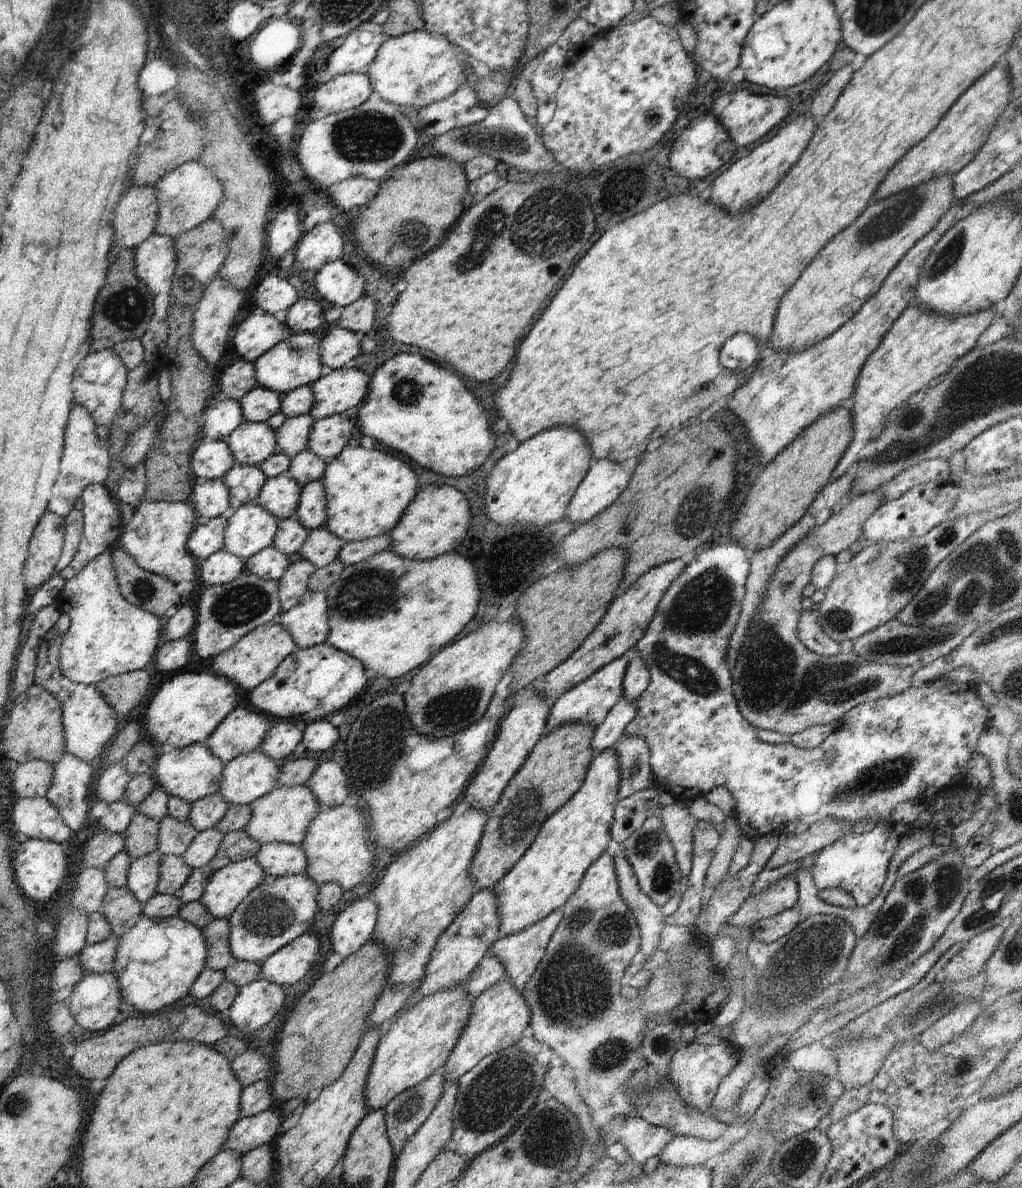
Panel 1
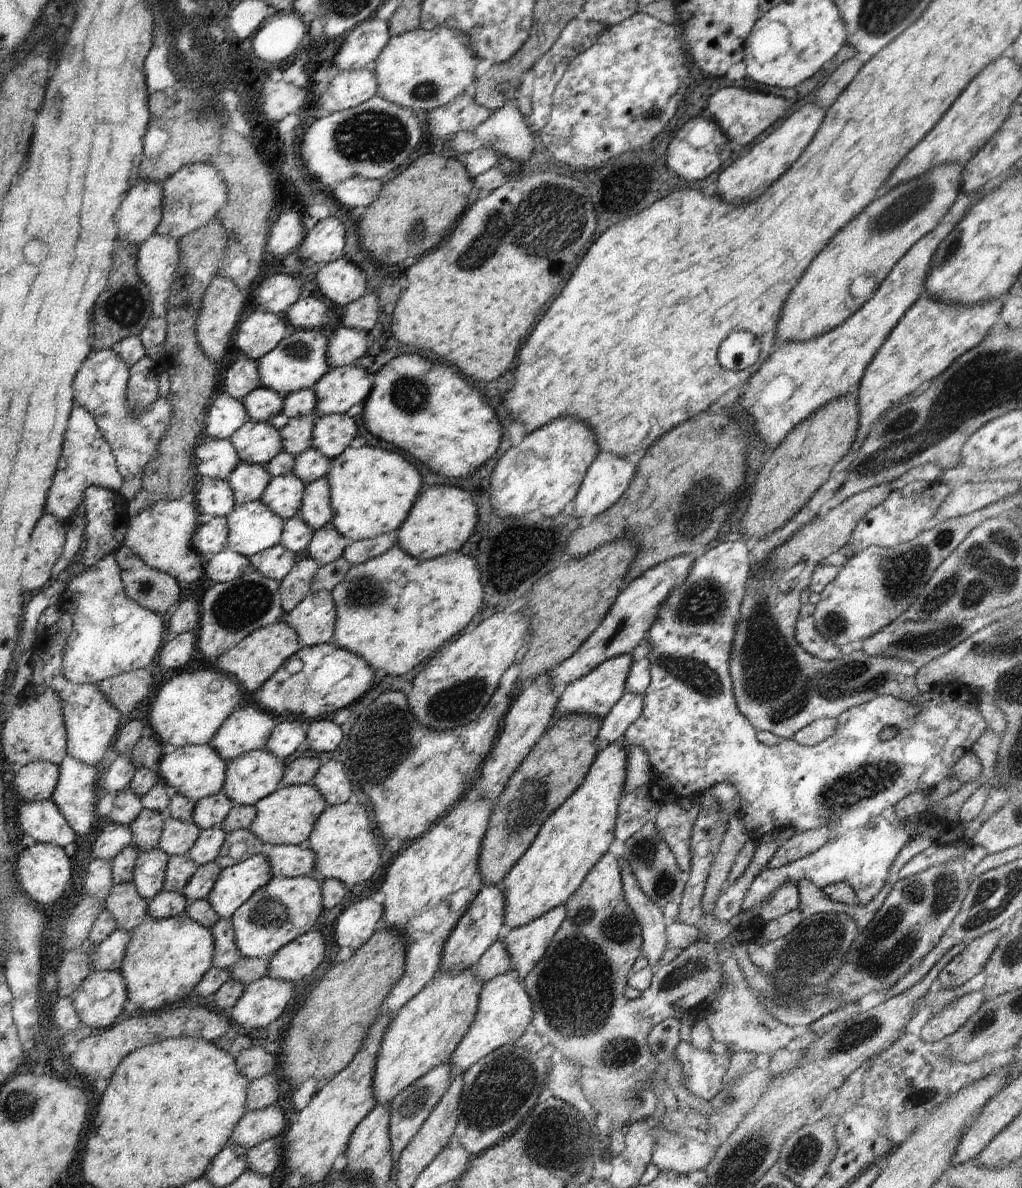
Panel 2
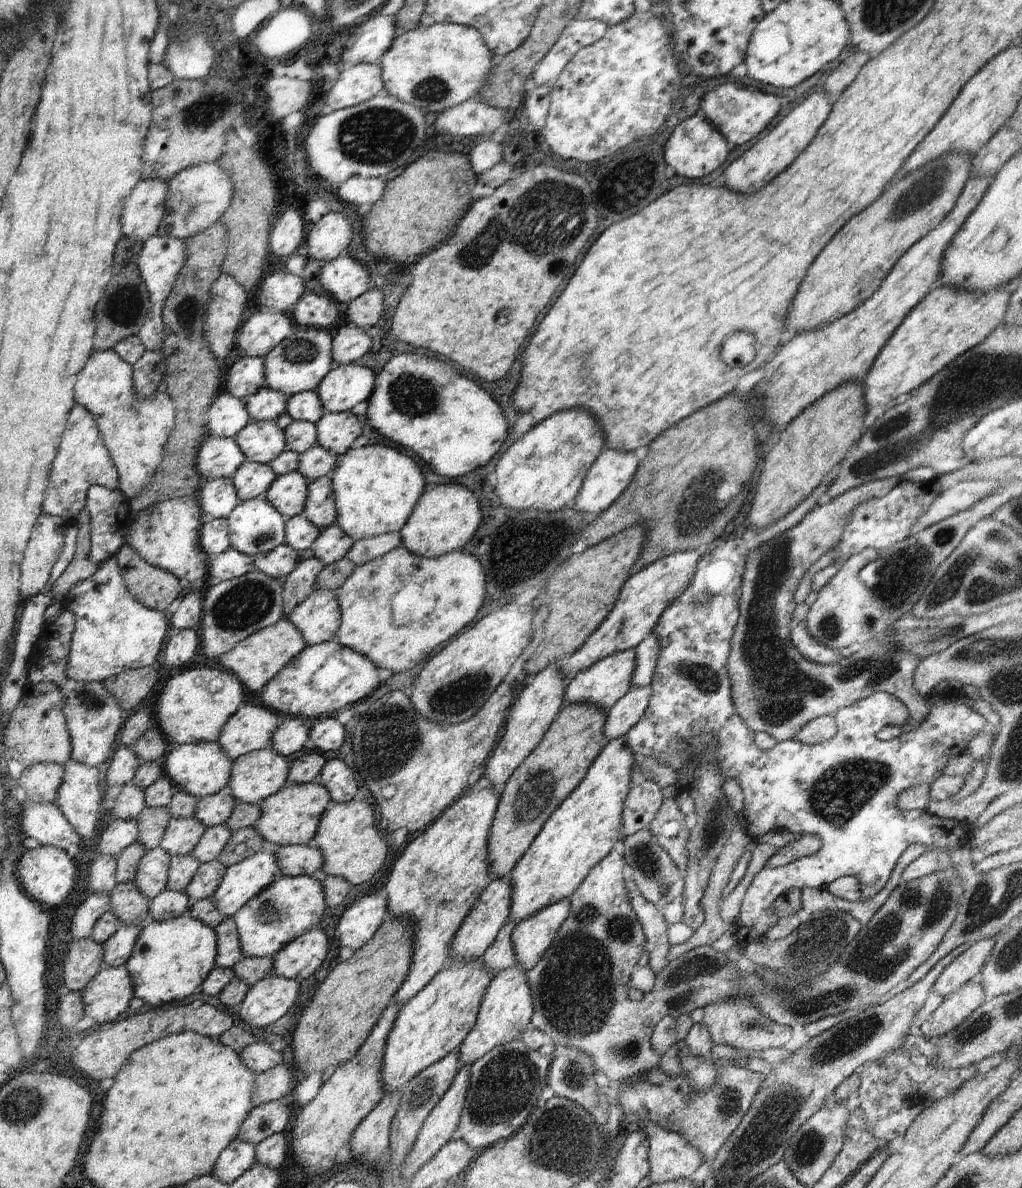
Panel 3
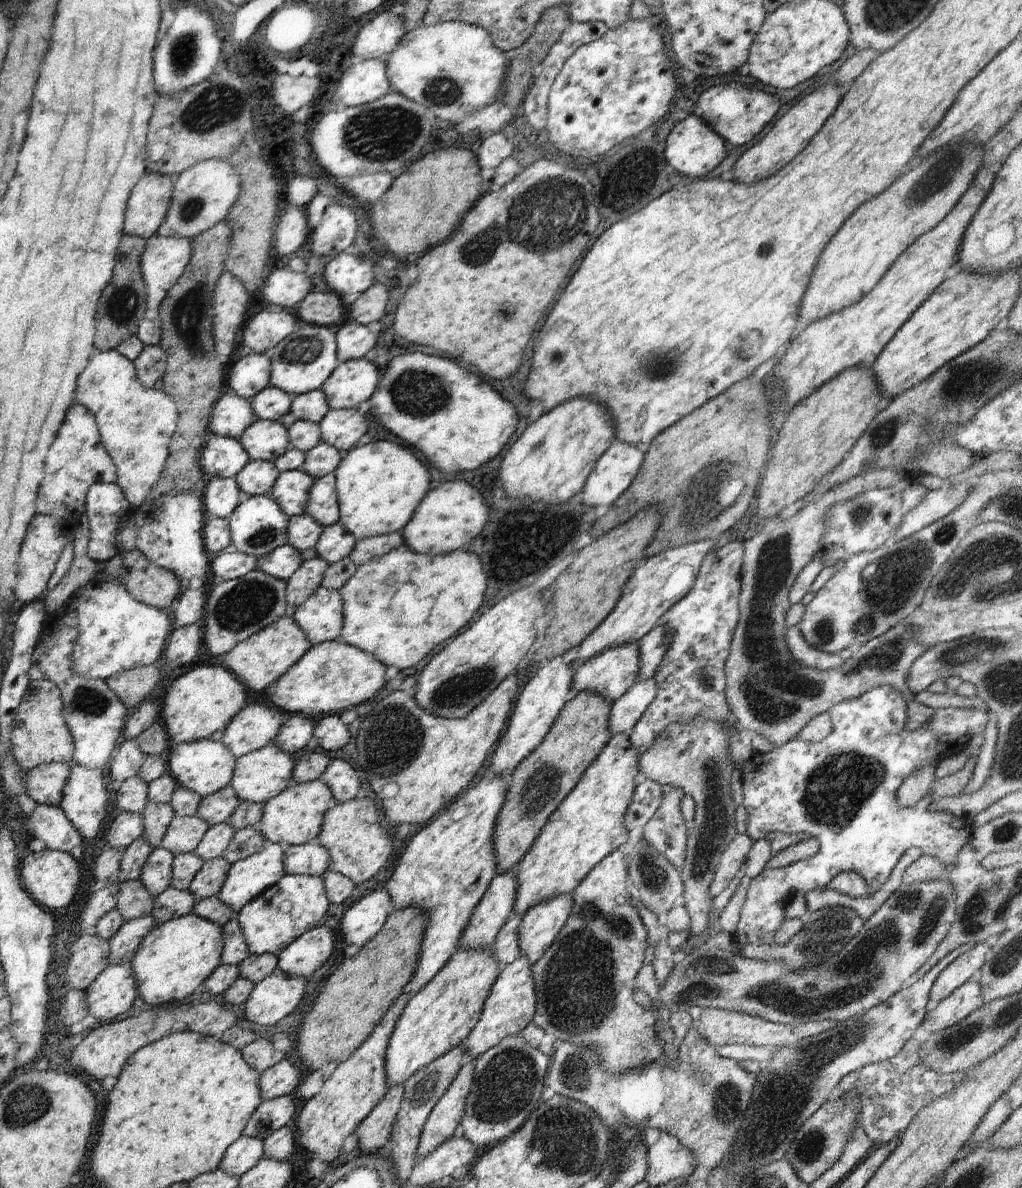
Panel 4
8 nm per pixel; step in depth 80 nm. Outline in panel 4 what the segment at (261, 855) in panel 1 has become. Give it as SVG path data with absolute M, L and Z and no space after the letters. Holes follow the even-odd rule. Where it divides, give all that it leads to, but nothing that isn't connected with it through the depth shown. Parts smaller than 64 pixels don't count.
M316 842L288 845L284 854L285 875L323 876L330 866L330 854Z

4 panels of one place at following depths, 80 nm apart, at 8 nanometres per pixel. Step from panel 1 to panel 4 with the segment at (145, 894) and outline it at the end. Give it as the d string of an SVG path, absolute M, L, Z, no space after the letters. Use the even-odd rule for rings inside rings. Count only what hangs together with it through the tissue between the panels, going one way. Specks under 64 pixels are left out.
M159 847L154 849L148 860L144 862L139 880L152 896L158 897L171 887L174 858L172 852Z

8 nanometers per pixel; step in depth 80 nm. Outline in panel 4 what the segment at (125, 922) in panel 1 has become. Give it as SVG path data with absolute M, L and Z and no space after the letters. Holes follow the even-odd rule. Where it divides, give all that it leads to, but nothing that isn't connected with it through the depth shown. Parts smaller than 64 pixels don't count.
M140 880L120 883L115 910L125 922L151 915L156 897L152 896Z

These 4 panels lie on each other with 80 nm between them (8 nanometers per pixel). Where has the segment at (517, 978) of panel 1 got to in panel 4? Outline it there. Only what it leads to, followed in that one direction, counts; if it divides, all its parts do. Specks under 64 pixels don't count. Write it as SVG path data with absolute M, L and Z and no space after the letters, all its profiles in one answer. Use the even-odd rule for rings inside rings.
M560 894L552 896L550 900L542 900L522 915L518 946L530 964L536 964L544 952L554 944L570 917L573 904L571 894Z

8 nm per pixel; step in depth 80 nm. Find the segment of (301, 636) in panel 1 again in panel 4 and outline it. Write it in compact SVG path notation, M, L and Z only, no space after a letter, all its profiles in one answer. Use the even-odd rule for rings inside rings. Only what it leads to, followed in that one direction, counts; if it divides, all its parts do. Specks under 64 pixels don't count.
M318 587L300 608L296 608L291 618L306 632L306 637L312 645L339 639L344 628L344 604L339 590Z

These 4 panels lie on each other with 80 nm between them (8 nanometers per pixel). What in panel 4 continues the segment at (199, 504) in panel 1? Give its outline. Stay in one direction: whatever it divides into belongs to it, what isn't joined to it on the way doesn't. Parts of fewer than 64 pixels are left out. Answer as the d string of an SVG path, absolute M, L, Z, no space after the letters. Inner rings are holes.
M208 477L200 487L207 517L227 518L241 504L244 495L235 478Z

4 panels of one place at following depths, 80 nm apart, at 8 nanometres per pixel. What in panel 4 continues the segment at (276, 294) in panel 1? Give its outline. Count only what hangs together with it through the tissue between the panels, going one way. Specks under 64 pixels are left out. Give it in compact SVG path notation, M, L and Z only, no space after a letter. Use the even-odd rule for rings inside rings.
M284 267L268 274L262 286L262 296L269 305L276 304L282 309L292 310L313 292L313 286L306 272L293 272Z

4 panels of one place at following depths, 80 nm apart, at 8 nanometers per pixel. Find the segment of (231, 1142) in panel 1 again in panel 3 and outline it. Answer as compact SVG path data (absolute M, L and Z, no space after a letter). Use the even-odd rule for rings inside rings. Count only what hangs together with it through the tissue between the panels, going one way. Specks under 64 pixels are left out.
M288 1097L256 1106L244 1120L238 1140L258 1145L272 1134L282 1132L290 1122L292 1108L293 1102Z

